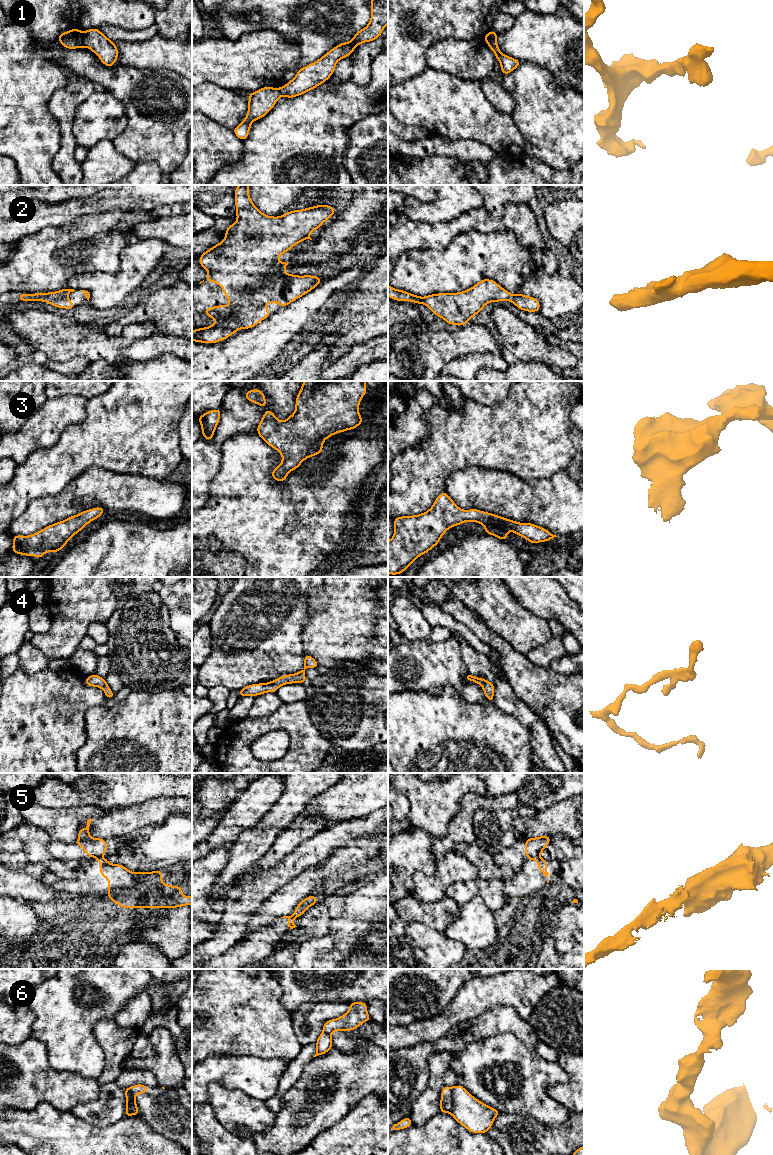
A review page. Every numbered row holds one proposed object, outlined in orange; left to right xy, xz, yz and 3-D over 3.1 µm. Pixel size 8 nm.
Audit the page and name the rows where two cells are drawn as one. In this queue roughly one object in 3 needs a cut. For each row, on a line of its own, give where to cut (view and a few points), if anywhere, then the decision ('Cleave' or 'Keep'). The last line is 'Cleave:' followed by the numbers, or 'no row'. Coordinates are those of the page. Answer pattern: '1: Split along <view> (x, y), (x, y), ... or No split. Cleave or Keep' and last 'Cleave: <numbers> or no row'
1: Split along xy (82, 32), (82, 42), (85, 46). Cleave
2: No split. Keep
3: No split. Keep
4: No split. Keep
5: Split along xy (101, 856), (95, 858). Cleave
6: Split along xy (128, 1088), (131, 1094), (130, 1110), (133, 1114). Cleave
Cleave: 1, 5, 6

